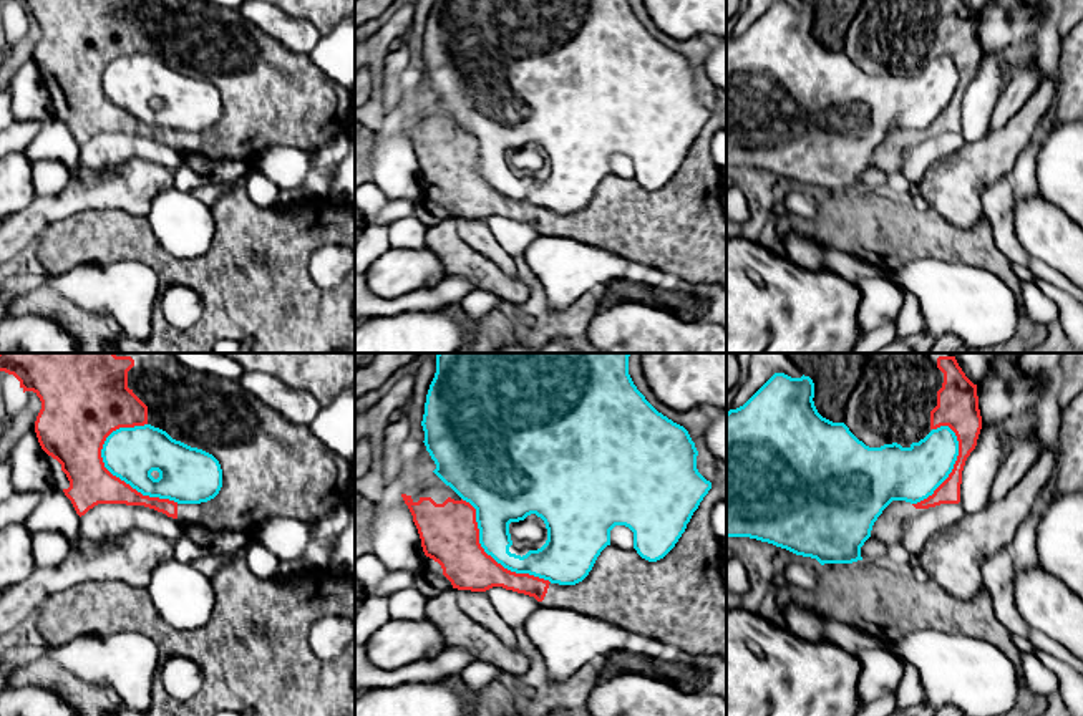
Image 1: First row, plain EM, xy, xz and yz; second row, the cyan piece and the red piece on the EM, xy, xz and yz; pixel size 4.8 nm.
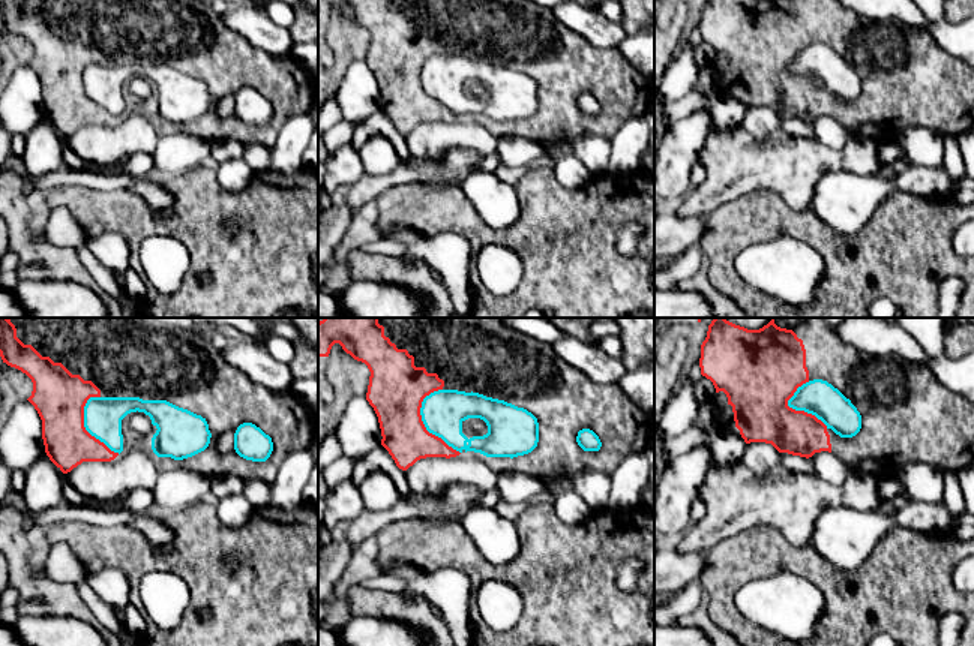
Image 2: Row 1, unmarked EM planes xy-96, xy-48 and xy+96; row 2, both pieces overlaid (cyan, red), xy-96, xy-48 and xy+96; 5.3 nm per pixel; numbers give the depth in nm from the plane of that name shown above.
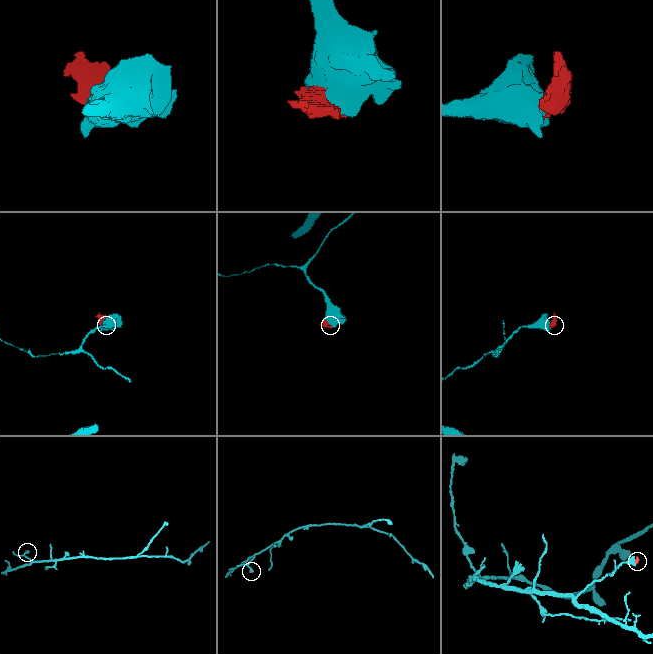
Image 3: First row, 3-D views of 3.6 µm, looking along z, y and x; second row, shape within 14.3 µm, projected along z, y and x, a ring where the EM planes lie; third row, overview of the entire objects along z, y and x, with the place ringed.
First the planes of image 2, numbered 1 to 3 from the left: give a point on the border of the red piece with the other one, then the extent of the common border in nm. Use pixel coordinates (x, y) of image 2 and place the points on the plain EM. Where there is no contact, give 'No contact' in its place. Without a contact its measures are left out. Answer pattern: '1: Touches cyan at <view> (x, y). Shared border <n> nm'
1: Touches cyan at xy-96 (86, 93). Shared border 340 nm
2: Touches cyan at xy-48 (425, 90). Shared border 380 nm
3: Touches cyan at xy+96 (796, 74). Shared border 280 nm

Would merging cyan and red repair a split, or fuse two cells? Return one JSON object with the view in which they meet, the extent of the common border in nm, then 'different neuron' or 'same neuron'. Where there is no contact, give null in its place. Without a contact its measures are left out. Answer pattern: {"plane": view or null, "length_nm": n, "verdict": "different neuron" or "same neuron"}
{"plane": "xy", "length_nm": 480, "verdict": "different neuron"}

